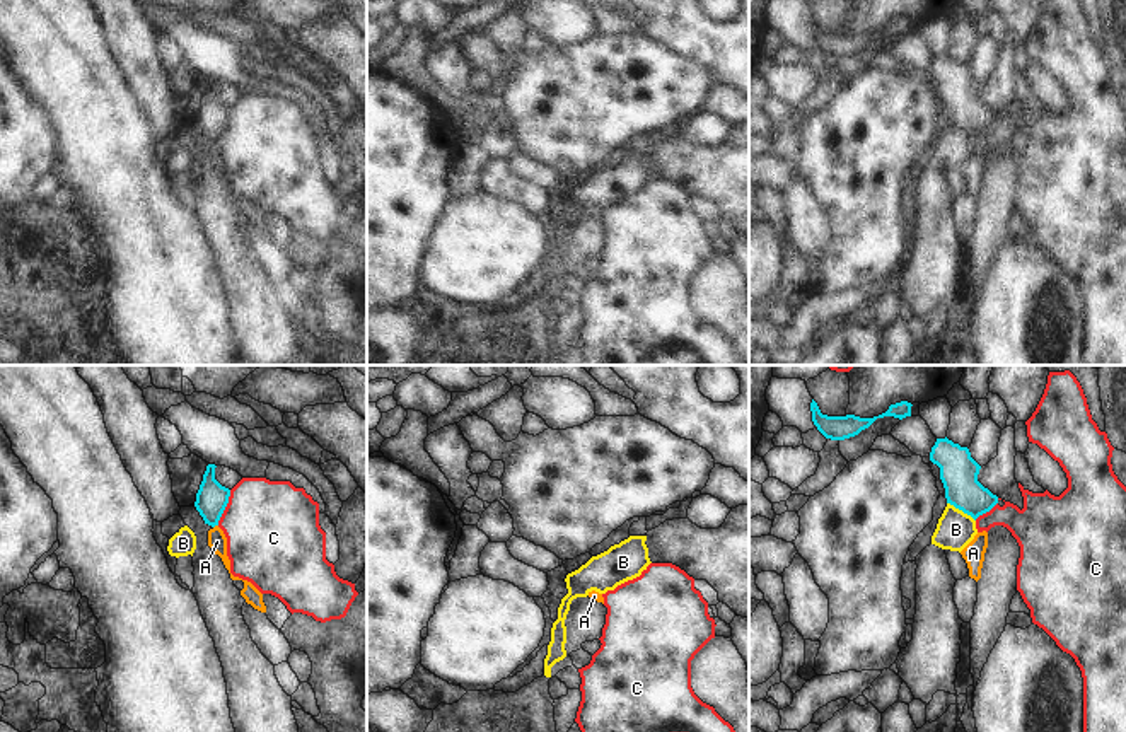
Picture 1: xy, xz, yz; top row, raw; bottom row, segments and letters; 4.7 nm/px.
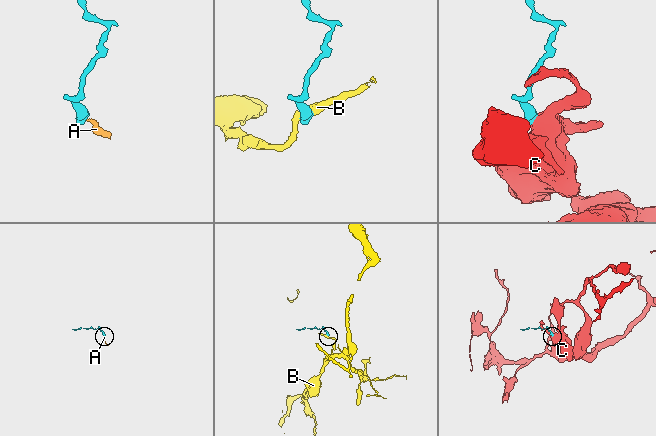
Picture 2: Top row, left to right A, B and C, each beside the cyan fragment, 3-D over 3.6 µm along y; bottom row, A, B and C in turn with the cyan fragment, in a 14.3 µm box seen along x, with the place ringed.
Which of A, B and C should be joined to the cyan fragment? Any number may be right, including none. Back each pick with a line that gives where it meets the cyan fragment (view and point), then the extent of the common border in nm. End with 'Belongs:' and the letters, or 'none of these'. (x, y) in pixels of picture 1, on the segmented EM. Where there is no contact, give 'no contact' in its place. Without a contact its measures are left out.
A: xy (215, 524) | 30 nm
Belongs: A

